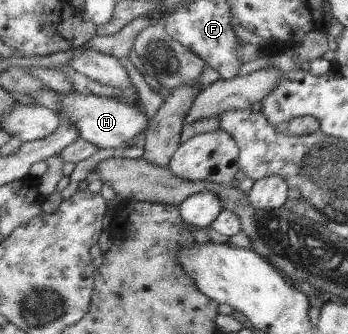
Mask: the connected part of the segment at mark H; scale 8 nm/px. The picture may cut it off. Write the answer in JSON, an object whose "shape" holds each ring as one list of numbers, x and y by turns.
{"shape":[[76,89,66,94,61,93,59,96,62,120,71,120,79,128,80,137,84,140,103,149,113,147,116,149,116,154,126,147,131,147,133,137,150,128,152,119,147,118,139,104,92,93,81,93]]}

